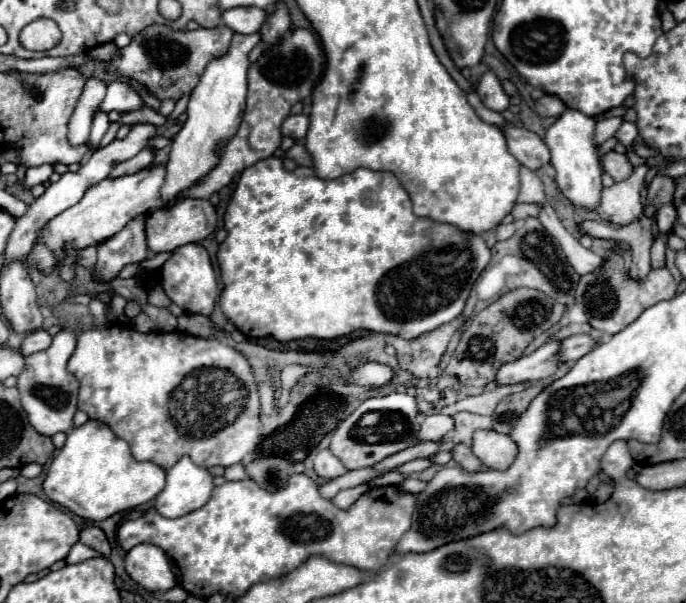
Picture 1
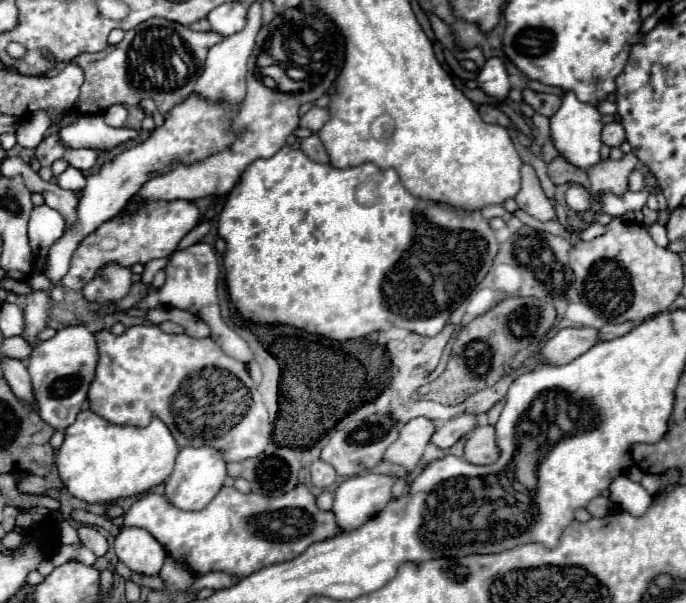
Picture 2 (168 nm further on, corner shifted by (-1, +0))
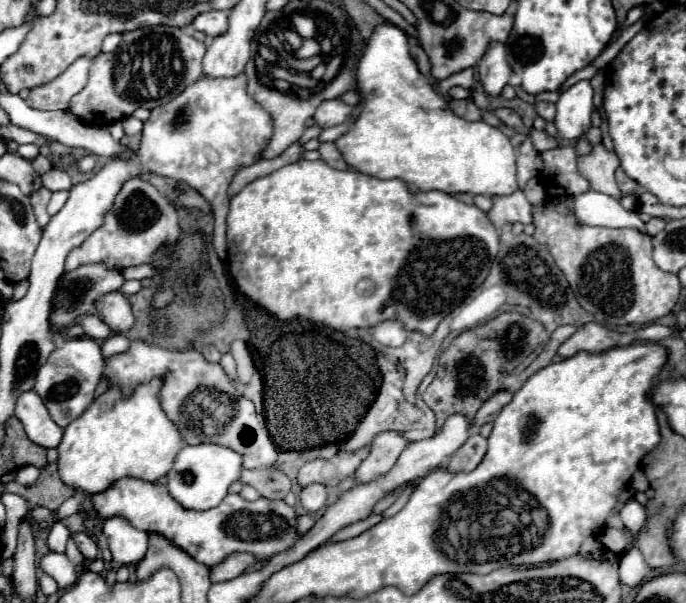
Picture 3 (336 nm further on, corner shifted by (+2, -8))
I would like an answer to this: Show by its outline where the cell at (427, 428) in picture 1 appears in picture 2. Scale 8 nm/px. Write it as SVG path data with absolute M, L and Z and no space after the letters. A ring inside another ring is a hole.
M424 417L410 419L408 423L402 425L398 439L386 449L386 455L382 459L388 463L402 465L408 471L414 471L424 447L430 443L432 433L434 433L434 425L430 423L430 419Z

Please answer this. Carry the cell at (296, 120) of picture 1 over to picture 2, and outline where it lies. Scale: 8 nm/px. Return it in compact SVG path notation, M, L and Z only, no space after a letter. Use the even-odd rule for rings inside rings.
M312 107L302 119L300 119L300 127L306 127L306 129L312 129L312 131L320 131L322 125L330 119L330 111L328 107Z

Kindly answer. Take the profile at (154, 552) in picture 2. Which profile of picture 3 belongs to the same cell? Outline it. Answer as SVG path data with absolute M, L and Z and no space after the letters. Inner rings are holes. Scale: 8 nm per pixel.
M111 517L103 525L103 533L117 565L137 565L143 561L149 547L145 531L131 527L123 517Z

